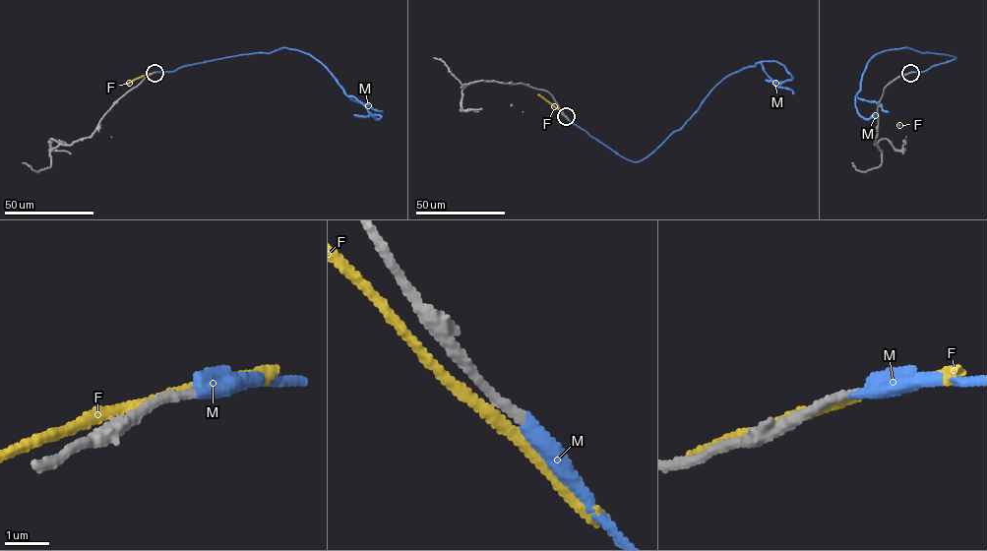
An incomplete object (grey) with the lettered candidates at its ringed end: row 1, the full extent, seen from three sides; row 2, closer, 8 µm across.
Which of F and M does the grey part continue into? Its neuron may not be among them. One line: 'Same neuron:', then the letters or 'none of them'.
Same neuron: M

